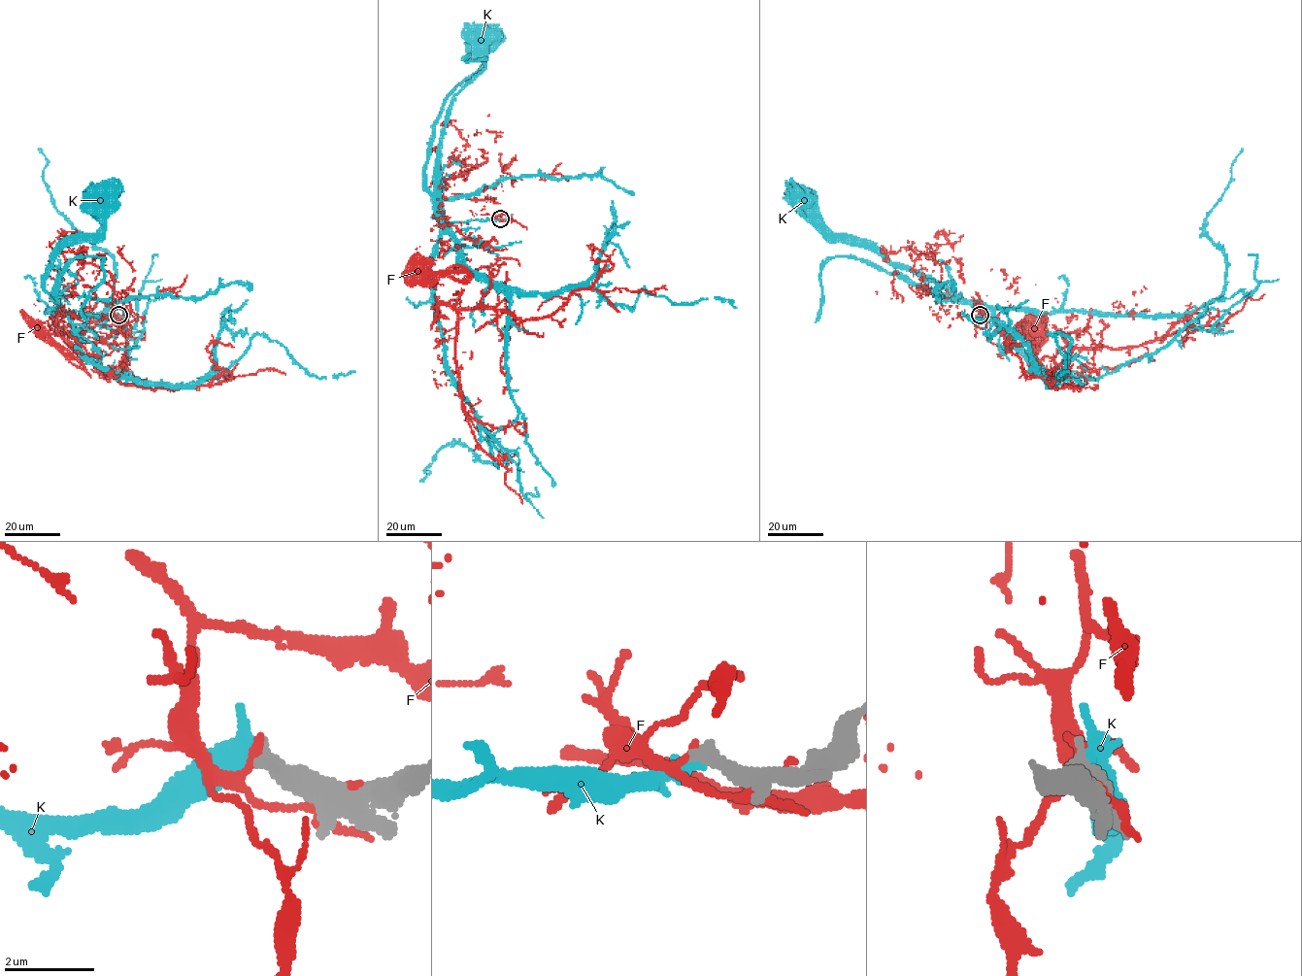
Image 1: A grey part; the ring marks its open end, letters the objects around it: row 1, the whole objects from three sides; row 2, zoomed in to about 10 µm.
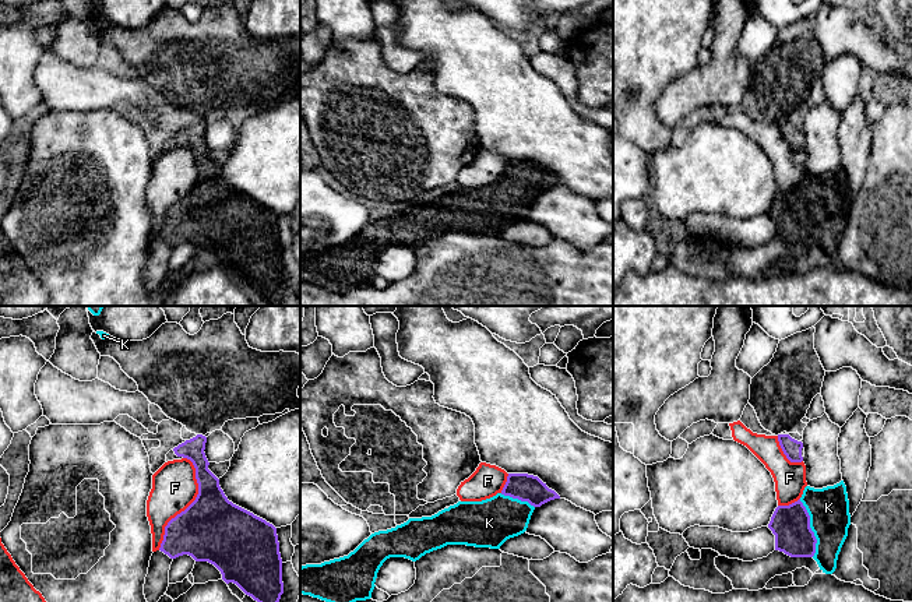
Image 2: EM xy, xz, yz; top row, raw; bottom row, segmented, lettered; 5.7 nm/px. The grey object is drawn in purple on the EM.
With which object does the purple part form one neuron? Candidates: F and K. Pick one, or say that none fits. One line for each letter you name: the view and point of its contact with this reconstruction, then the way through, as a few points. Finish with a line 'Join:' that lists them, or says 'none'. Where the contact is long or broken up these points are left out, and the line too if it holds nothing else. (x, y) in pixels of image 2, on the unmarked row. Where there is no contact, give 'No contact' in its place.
K: Touches purple at yz (810, 215)
Join: K

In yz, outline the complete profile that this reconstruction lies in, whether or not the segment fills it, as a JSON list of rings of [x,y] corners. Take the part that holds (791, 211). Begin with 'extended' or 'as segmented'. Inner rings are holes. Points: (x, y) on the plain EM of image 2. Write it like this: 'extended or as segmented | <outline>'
extended | [[[841,168],[823,176],[806,173],[797,189],[775,196],[768,215],[775,222],[775,237],[813,244],[823,260],[832,261],[849,212],[849,187]]]

